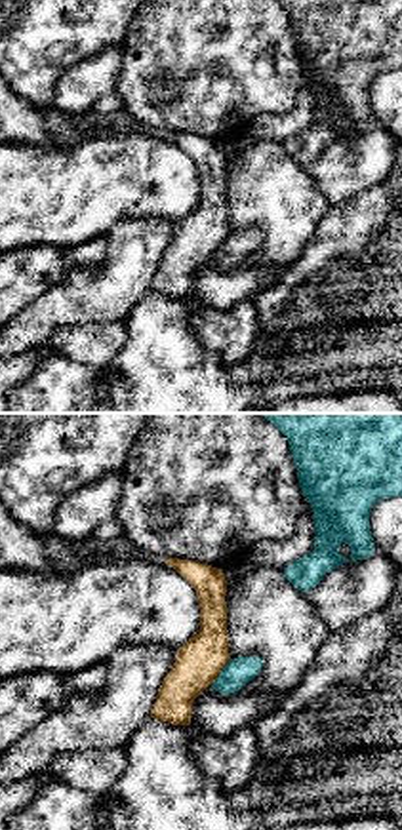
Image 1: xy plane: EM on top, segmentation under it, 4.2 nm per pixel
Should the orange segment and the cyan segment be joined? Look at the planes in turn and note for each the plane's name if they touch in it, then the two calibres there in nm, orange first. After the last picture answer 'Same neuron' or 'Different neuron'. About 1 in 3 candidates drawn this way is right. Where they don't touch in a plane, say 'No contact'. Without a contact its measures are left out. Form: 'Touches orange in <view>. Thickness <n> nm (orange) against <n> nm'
Touches orange in xy. Thickness 200 nm (orange) against 120 nm

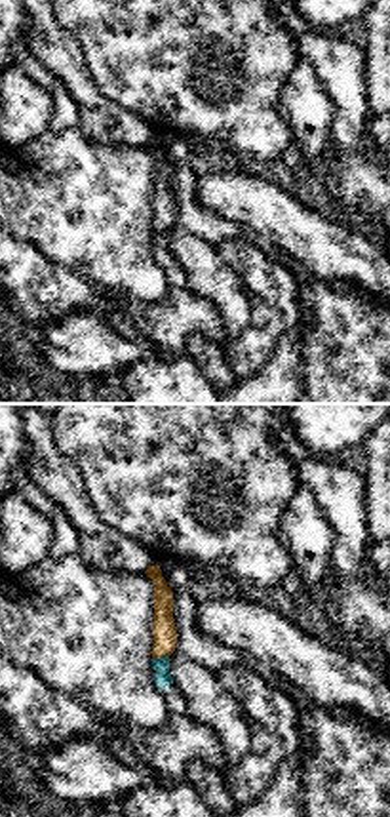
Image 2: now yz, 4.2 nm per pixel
Touches orange in yz. Thickness 110 nm (orange) against 70 nm

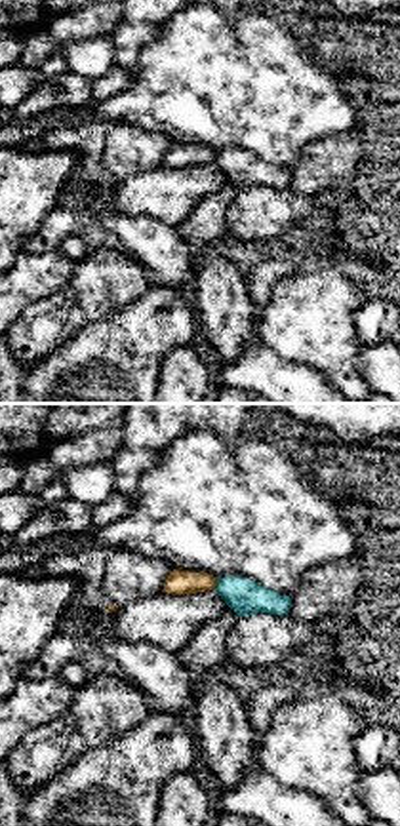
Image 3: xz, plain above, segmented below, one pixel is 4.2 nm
Touches orange in xz. Thickness 110 nm (orange) against 150 nm

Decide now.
Different neuron

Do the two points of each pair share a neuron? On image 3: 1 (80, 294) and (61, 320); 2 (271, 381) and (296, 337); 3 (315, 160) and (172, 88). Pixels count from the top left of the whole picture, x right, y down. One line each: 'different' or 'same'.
1: same
2: different
3: different

